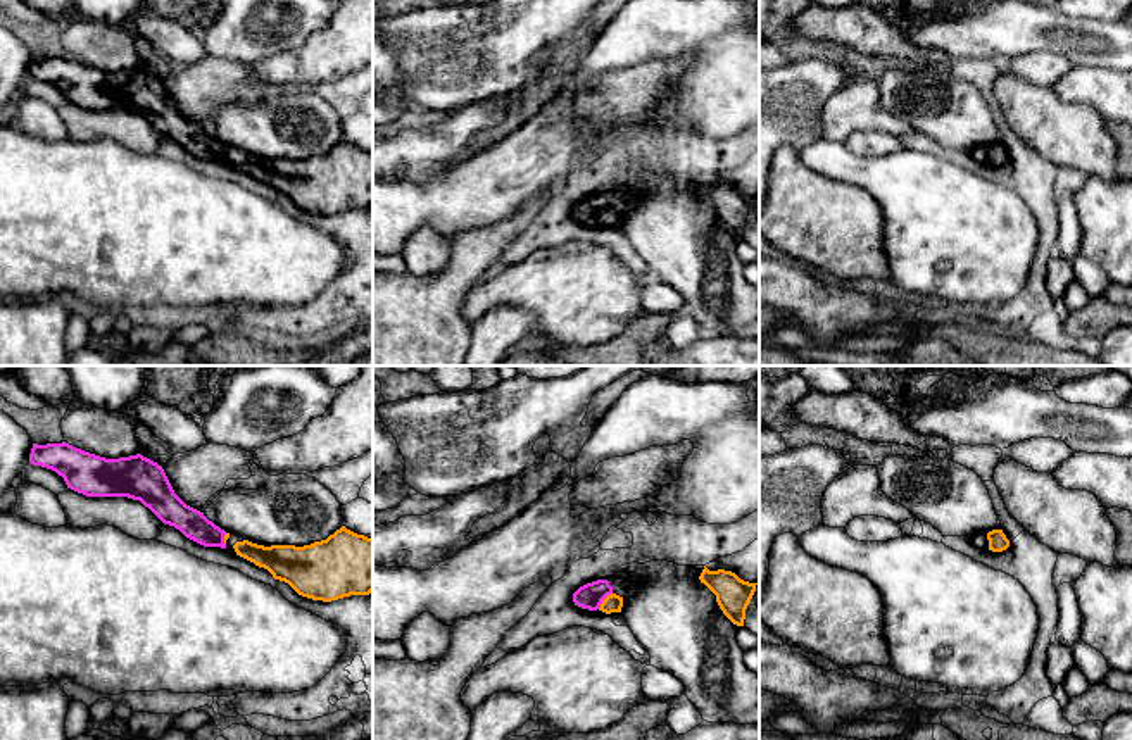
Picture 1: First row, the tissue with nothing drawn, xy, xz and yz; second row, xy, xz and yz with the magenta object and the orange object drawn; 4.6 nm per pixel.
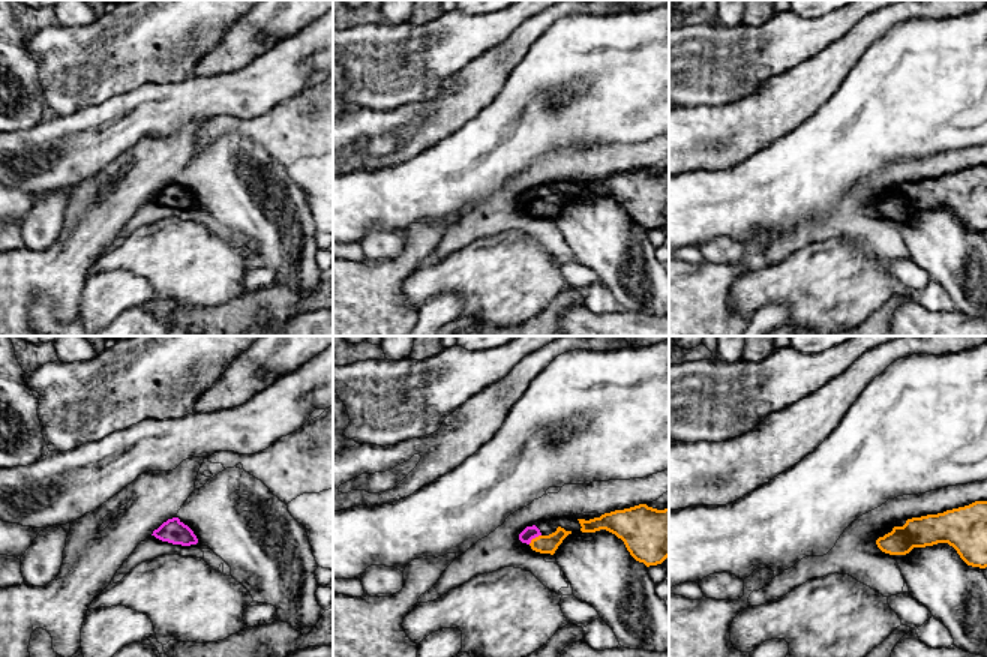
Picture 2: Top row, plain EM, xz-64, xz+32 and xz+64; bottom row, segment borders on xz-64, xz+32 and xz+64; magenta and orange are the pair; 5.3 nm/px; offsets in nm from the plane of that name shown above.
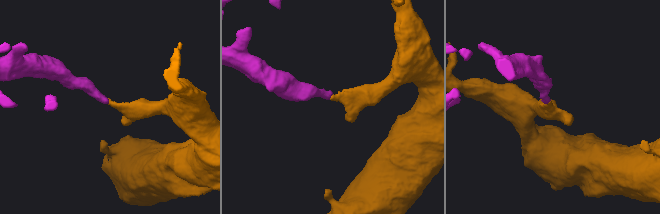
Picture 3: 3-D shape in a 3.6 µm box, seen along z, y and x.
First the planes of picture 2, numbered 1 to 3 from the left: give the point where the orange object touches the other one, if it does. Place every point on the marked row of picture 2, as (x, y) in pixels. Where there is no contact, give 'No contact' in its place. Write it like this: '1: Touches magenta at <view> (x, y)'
1: No contact
2: Touches magenta at xz+32 (534, 537)
3: No contact

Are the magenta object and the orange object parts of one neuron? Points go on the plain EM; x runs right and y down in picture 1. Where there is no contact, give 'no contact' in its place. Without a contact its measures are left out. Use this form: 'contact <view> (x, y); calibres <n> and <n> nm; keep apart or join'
contact xz (603, 213); calibres 120 and 90 nm; join

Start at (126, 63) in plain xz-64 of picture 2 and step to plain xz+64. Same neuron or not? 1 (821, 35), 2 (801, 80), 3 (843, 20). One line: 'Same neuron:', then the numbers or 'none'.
Same neuron: 1, 3

